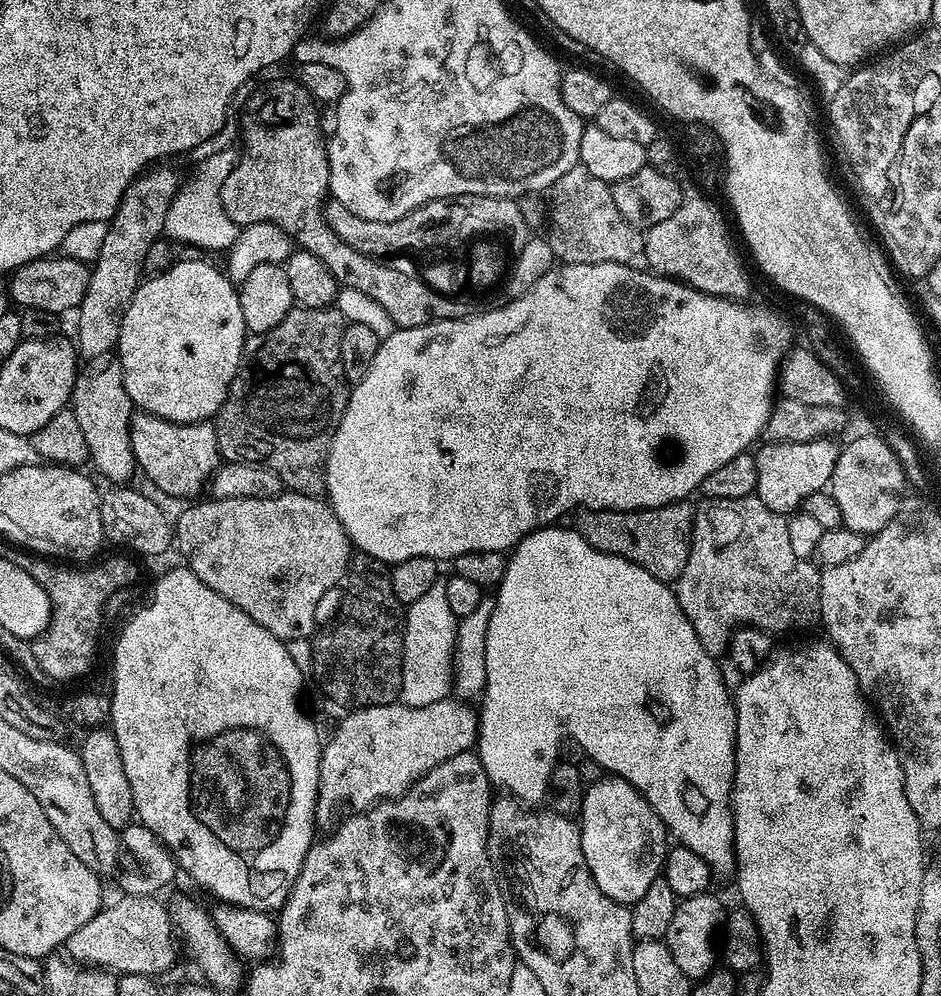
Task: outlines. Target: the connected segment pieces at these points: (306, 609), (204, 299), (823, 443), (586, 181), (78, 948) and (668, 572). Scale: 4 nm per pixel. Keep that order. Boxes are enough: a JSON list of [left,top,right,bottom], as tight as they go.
[[174,490,354,641],[118,259,246,424],[754,438,840,514],[546,166,644,264],[66,894,178,978],[574,502,693,582]]

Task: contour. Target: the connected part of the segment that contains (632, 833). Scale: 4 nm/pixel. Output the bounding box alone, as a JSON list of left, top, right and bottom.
[578,774,670,904]

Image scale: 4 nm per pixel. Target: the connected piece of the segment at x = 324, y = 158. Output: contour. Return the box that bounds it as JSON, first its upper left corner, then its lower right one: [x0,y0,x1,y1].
[222,80,342,263]

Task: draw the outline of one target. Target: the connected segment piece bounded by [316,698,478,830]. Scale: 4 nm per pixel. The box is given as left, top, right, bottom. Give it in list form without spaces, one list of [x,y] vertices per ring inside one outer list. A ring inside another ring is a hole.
[[[445,698],[434,702],[430,706],[406,706],[403,702],[387,704],[386,706],[370,706],[369,708],[358,708],[349,711],[349,716],[337,726],[332,732],[332,737],[325,739],[322,744],[320,753],[320,793],[316,799],[316,823],[321,829],[328,830],[333,827],[334,821],[337,819],[336,811],[344,808],[349,804],[353,813],[363,812],[369,808],[373,808],[375,804],[379,804],[381,800],[395,800],[396,797],[404,795],[417,780],[420,780],[430,770],[434,770],[434,766],[438,766],[442,762],[446,762],[446,758],[454,758],[454,754],[462,754],[469,751],[475,745],[478,735],[478,712],[471,703],[465,702],[459,698]]]

